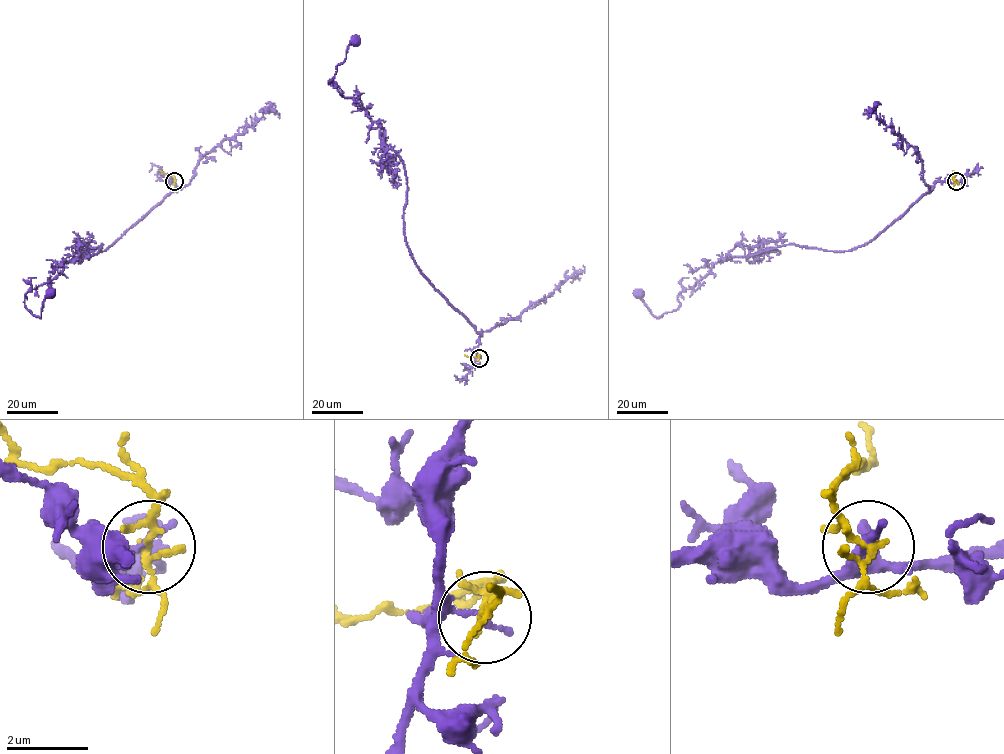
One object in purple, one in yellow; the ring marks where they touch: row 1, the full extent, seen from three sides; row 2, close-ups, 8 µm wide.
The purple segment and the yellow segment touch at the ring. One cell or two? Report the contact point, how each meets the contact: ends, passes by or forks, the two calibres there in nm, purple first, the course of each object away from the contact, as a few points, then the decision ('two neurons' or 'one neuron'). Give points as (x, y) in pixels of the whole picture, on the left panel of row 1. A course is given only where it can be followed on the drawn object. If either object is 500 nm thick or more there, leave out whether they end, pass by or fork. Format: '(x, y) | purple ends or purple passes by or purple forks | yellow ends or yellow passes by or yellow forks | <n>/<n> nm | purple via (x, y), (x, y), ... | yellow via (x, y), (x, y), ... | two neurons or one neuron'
(174, 181) | purple ends | yellow forks | 180/120 nm | purple via (174, 181), (105, 250), (102, 244), (67, 261), (24, 294), (24, 306), (40, 317), (51, 294) | yellow via (174, 181), (174, 178), (160, 170) | two neurons

